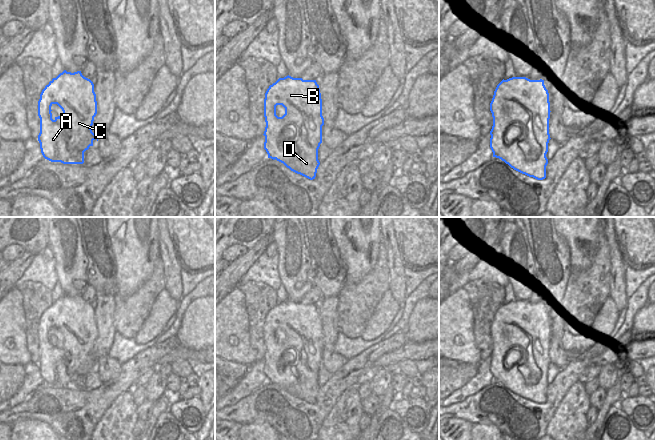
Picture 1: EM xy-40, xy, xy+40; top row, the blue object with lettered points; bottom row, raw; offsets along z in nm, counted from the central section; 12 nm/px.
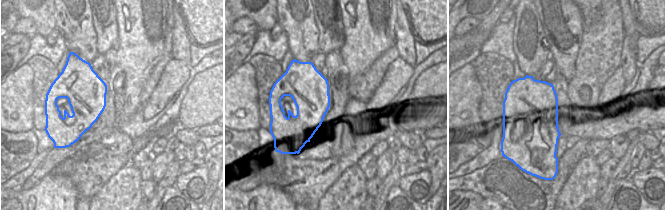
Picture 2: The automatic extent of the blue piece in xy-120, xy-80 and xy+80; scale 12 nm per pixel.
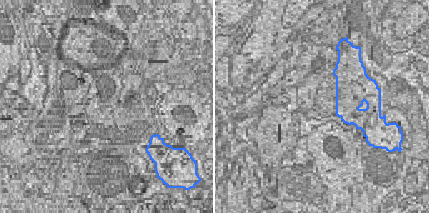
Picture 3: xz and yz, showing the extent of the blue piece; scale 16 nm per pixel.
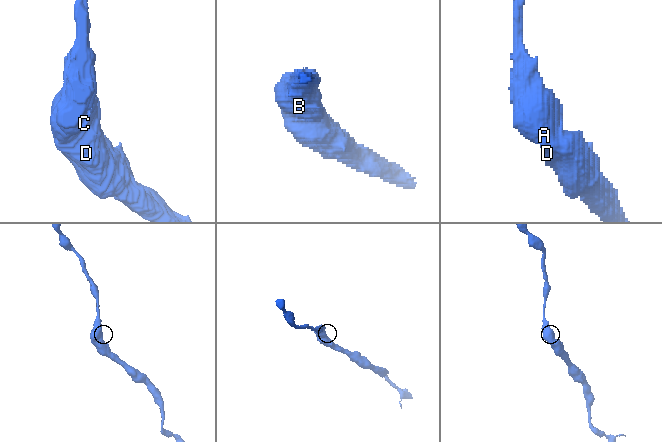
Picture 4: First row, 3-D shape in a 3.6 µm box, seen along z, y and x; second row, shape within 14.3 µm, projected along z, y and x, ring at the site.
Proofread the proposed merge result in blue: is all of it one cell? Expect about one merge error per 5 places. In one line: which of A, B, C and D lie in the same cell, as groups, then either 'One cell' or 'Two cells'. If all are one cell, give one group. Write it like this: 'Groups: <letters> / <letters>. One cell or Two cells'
Groups: A B C D. One cell.

